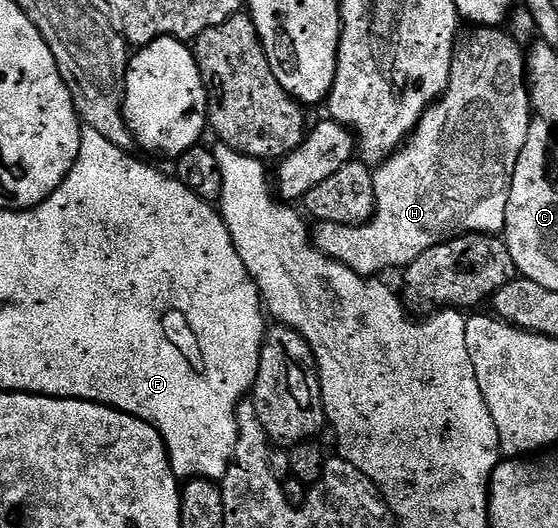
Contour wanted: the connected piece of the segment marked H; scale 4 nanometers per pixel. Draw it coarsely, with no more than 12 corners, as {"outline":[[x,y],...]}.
{"outline":[[475,26],[450,84],[374,171],[358,275],[505,232],[532,118],[523,48]]}

